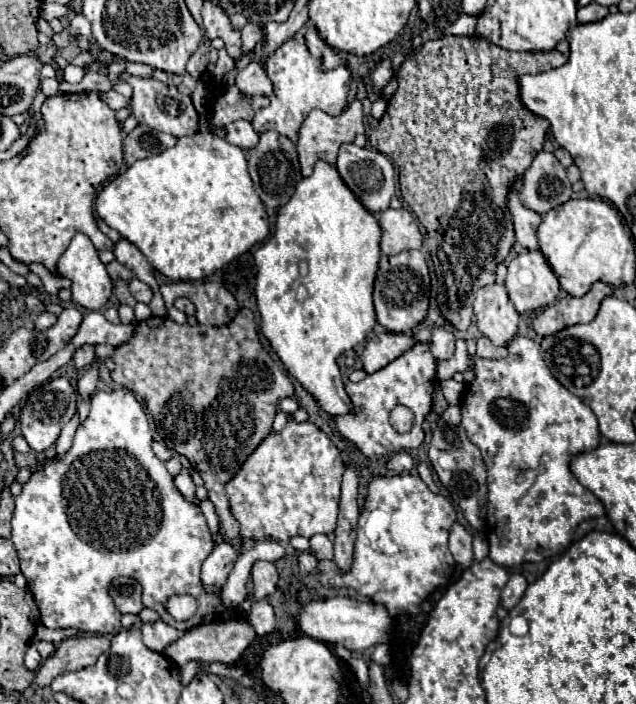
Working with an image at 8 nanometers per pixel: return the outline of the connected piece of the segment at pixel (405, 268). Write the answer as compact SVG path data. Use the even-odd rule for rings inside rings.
M405 250L395 256L383 254L375 278L375 292L373 292L377 322L389 332L397 332L397 334L411 332L427 316L429 290L431 290L431 278L421 250Z

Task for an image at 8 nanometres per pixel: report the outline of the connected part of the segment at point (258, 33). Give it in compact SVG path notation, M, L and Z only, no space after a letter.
M247 22L245 28L241 30L241 34L243 34L243 52L255 48L263 40L263 28L253 22Z

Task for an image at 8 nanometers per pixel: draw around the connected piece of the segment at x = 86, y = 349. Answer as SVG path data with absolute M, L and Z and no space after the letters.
M83 344L81 348L77 348L73 354L73 362L75 362L77 370L85 370L87 366L91 366L95 362L95 346Z

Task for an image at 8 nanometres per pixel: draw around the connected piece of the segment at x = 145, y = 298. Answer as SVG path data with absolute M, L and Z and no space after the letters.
M133 278L133 280L129 282L129 288L131 288L131 292L133 292L133 296L135 296L135 300L137 300L137 302L145 302L145 304L149 304L149 302L151 302L153 292L151 292L151 288L149 288L145 282L141 282L141 280Z

